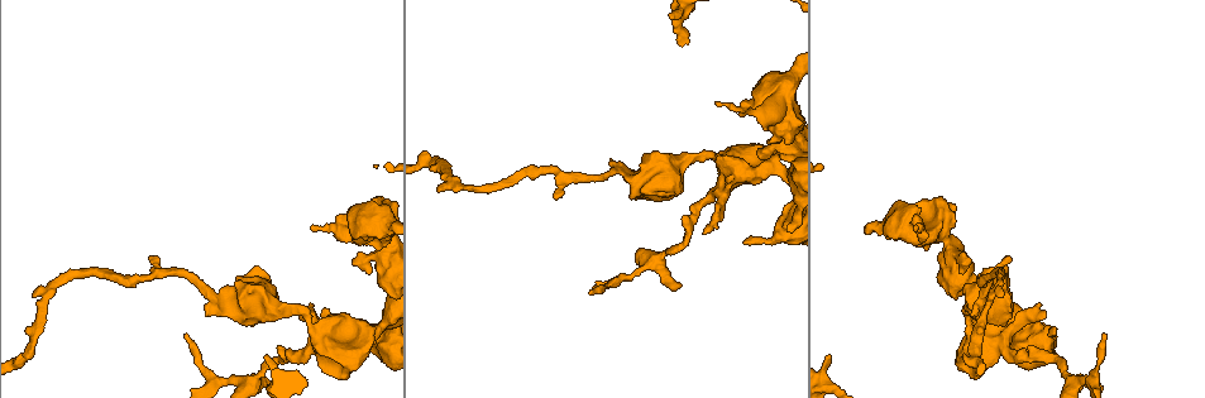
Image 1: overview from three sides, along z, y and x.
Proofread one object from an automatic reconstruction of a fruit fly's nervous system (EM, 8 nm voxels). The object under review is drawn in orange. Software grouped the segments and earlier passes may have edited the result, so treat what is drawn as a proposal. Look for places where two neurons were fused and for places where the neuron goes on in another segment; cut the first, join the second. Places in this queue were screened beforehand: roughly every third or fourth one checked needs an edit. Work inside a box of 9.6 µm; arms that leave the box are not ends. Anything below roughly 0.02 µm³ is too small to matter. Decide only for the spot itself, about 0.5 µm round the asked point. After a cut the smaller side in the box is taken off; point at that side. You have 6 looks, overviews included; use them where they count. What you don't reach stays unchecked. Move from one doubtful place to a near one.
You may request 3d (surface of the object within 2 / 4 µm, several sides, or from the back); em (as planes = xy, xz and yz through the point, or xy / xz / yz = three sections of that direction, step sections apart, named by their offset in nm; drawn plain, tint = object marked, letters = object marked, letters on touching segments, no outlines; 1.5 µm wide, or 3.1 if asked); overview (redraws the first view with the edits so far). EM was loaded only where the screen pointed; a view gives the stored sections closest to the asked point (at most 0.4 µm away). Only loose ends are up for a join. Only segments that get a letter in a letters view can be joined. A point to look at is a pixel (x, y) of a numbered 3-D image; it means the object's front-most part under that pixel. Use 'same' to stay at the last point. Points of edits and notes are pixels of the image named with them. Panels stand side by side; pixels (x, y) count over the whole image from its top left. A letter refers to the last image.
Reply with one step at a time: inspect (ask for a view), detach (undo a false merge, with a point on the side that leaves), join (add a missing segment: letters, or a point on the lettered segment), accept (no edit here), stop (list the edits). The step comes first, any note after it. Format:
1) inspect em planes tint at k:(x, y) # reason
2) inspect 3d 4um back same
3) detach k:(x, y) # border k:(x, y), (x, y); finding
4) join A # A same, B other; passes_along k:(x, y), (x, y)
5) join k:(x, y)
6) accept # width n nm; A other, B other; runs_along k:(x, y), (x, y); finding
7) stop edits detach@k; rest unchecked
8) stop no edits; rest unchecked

inspect 3d 2um back at 1:(966, 316) # thin neck

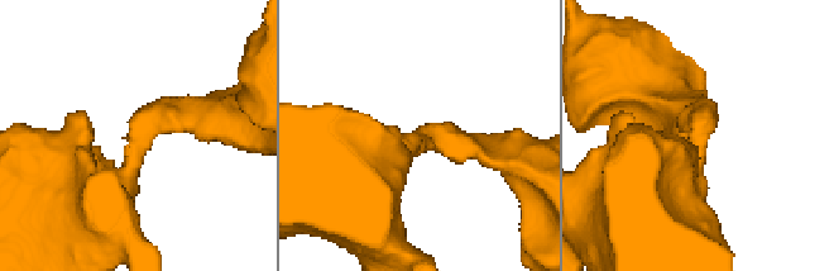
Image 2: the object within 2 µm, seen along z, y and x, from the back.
inspect em yz step 4 tint at 2:(700, 135) # now the EM

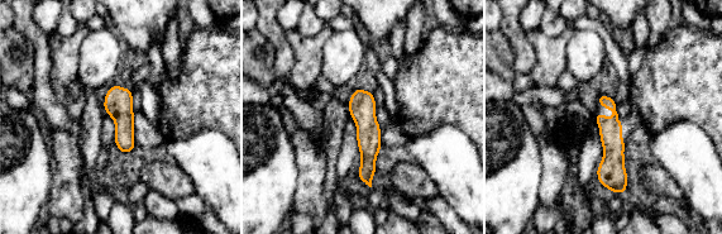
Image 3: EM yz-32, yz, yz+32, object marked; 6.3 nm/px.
inspect em planes letters same # cut it another way

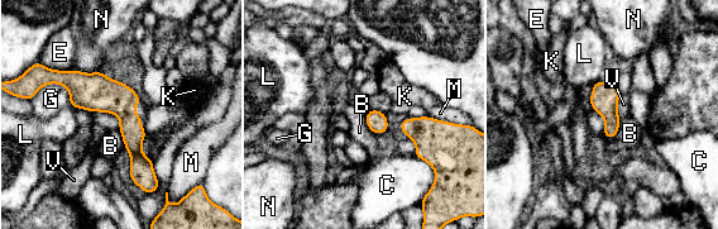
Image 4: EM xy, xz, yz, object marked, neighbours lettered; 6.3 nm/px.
accept # longest_contact G 240 nm; B other, C other, E other, G other, K other, L other, M other, N other, V other; runs_along 4:(60, 74), (129, 119), (148, 186); all the same neuron

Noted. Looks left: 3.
inspect 3d 4um at 1:(380, 257) # thick turns thin

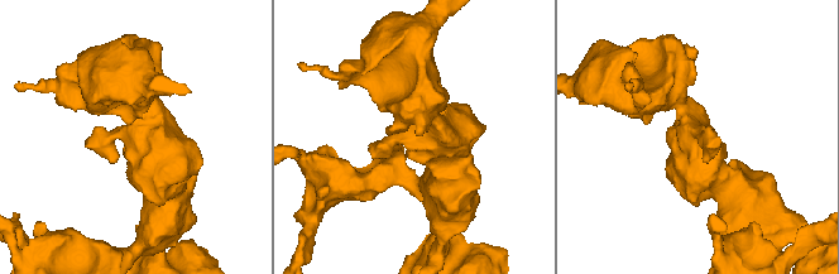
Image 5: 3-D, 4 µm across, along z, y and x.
inspect em xz step 8 letters at 5:(413, 136)

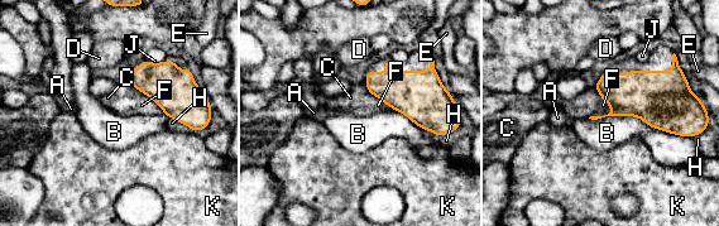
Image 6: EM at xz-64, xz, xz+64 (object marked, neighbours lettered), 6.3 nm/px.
inspect em planes letters same # cut it another way

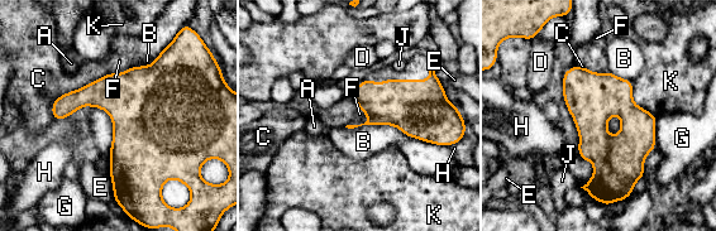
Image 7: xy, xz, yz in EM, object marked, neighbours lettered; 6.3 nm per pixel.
accept # longest_contact B 550 nm; A other, B other, C other, D other, E other, F other, G other, H other, J other, K other; border 7:(566, 71), (563, 73), (562, 99); all the same neuron

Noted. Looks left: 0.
stop no edits; rest unchecked

